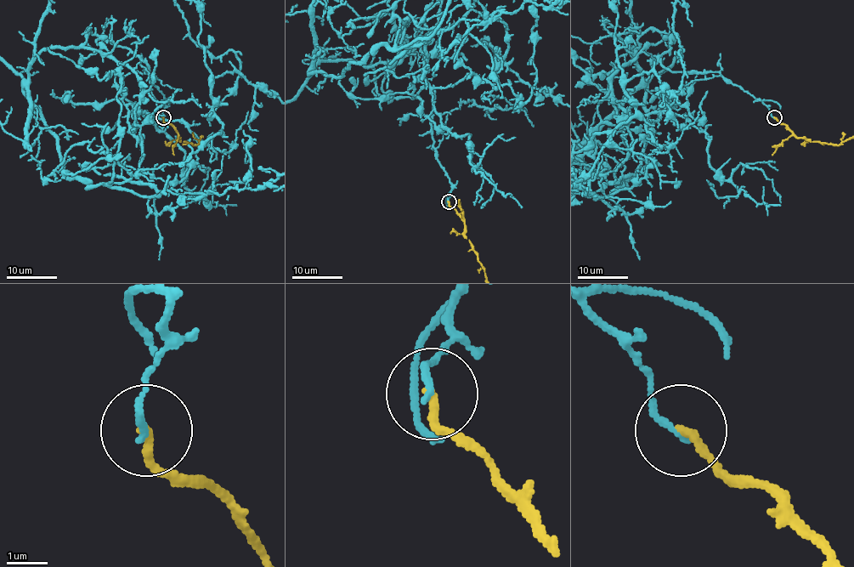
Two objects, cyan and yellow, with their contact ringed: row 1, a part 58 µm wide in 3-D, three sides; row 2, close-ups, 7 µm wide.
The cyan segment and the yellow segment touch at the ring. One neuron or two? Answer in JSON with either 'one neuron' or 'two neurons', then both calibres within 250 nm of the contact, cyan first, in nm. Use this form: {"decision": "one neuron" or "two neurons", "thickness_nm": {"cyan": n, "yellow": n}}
{"decision": "two neurons", "thickness_nm": {"cyan": 160, "yellow": 200}}

